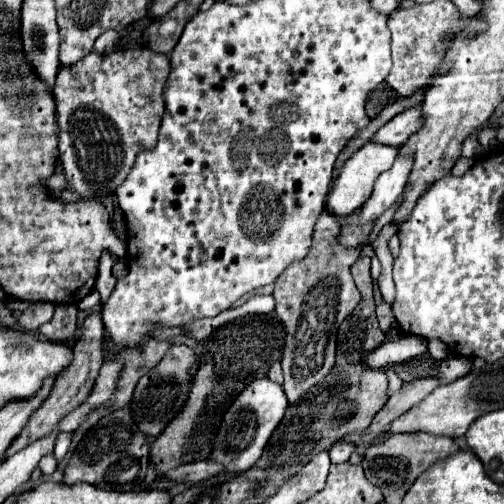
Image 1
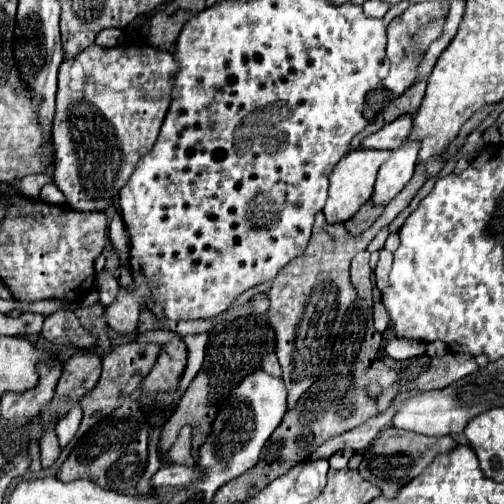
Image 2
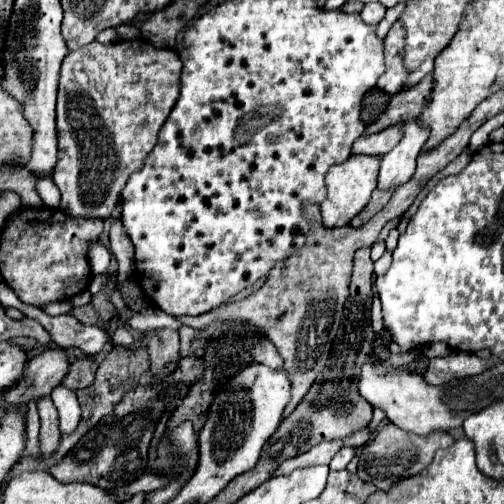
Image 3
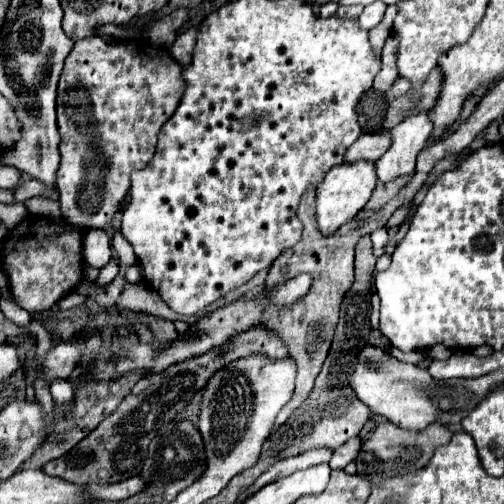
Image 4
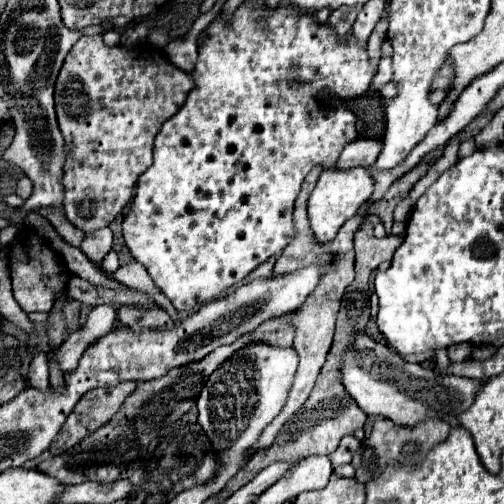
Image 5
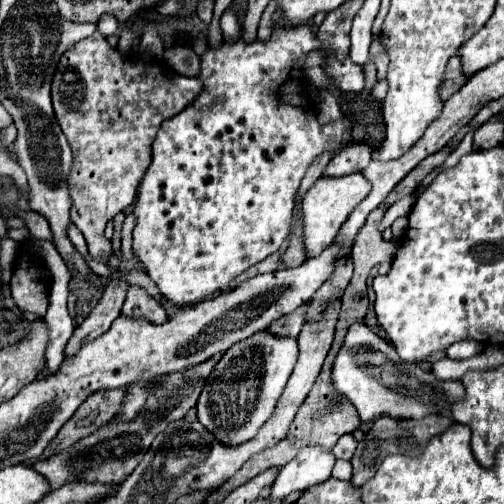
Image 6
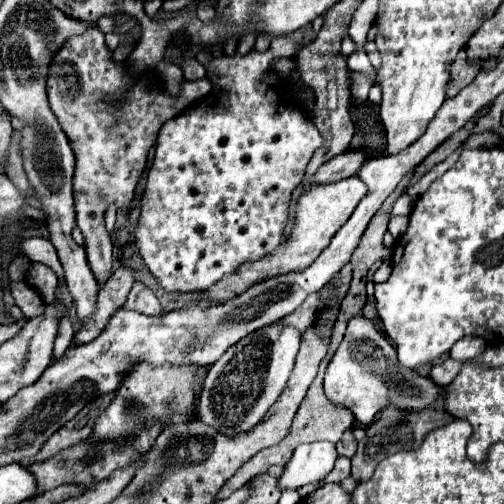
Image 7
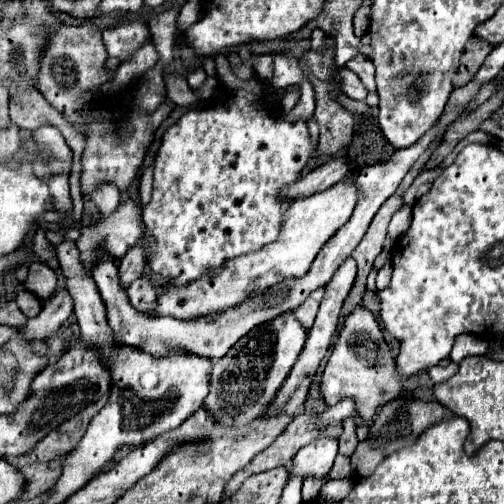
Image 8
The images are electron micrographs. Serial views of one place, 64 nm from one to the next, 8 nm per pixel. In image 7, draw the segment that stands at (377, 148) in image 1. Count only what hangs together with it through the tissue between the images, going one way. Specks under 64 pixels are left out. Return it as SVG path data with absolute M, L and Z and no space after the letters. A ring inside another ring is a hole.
M350 176L326 186L314 186L312 190L304 192L296 204L296 216L294 216L294 226L290 236L274 252L268 252L268 256L262 256L260 260L254 260L248 264L240 264L240 270L224 276L224 280L218 280L212 288L198 292L200 302L226 304L228 300L234 300L238 294L242 294L244 290L248 290L258 282L264 282L274 276L290 274L290 272L304 272L304 268L308 268L320 256L320 252L330 244L332 236L340 230L340 226L352 216L354 208L364 198L364 194L366 194L366 184L362 184L358 176Z

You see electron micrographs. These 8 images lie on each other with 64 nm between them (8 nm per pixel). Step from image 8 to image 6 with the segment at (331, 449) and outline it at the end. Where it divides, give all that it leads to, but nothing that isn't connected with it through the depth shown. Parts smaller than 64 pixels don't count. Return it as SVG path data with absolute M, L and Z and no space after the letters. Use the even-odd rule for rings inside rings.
M304 446L296 458L292 458L286 466L282 466L276 482L272 484L270 498L282 500L292 492L308 490L316 484L322 484L330 478L336 458L328 448Z

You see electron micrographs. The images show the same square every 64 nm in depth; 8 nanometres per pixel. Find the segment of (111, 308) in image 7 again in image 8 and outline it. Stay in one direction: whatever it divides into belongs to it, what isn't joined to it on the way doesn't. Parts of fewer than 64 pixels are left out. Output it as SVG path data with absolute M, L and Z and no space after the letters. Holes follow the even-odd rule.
M138 244L138 246L130 248L130 250L126 252L126 256L120 260L120 268L118 268L122 286L126 288L132 280L140 278L140 276L142 276L142 270L144 270L144 266L146 266L146 264L148 264L146 248L144 248L142 244Z

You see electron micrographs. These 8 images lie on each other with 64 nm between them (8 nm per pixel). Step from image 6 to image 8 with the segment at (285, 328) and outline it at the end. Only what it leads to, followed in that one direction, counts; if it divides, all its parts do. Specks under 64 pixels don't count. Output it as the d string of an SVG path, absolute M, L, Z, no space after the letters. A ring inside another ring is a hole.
M324 286L318 288L318 290L314 290L306 298L306 302L296 310L296 318L306 326L306 330L310 330L312 324L314 324L314 318L316 318L316 312L318 312L318 306L320 306L322 296L324 296Z

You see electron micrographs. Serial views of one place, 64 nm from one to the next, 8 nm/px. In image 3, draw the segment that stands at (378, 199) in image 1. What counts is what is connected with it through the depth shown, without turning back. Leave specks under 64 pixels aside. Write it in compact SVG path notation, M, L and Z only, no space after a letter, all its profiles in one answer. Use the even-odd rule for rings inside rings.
M410 120L402 124L400 142L380 160L378 188L382 190L398 188L412 178L416 168L416 156L420 154L428 136L430 136L430 130L422 126L418 120Z

